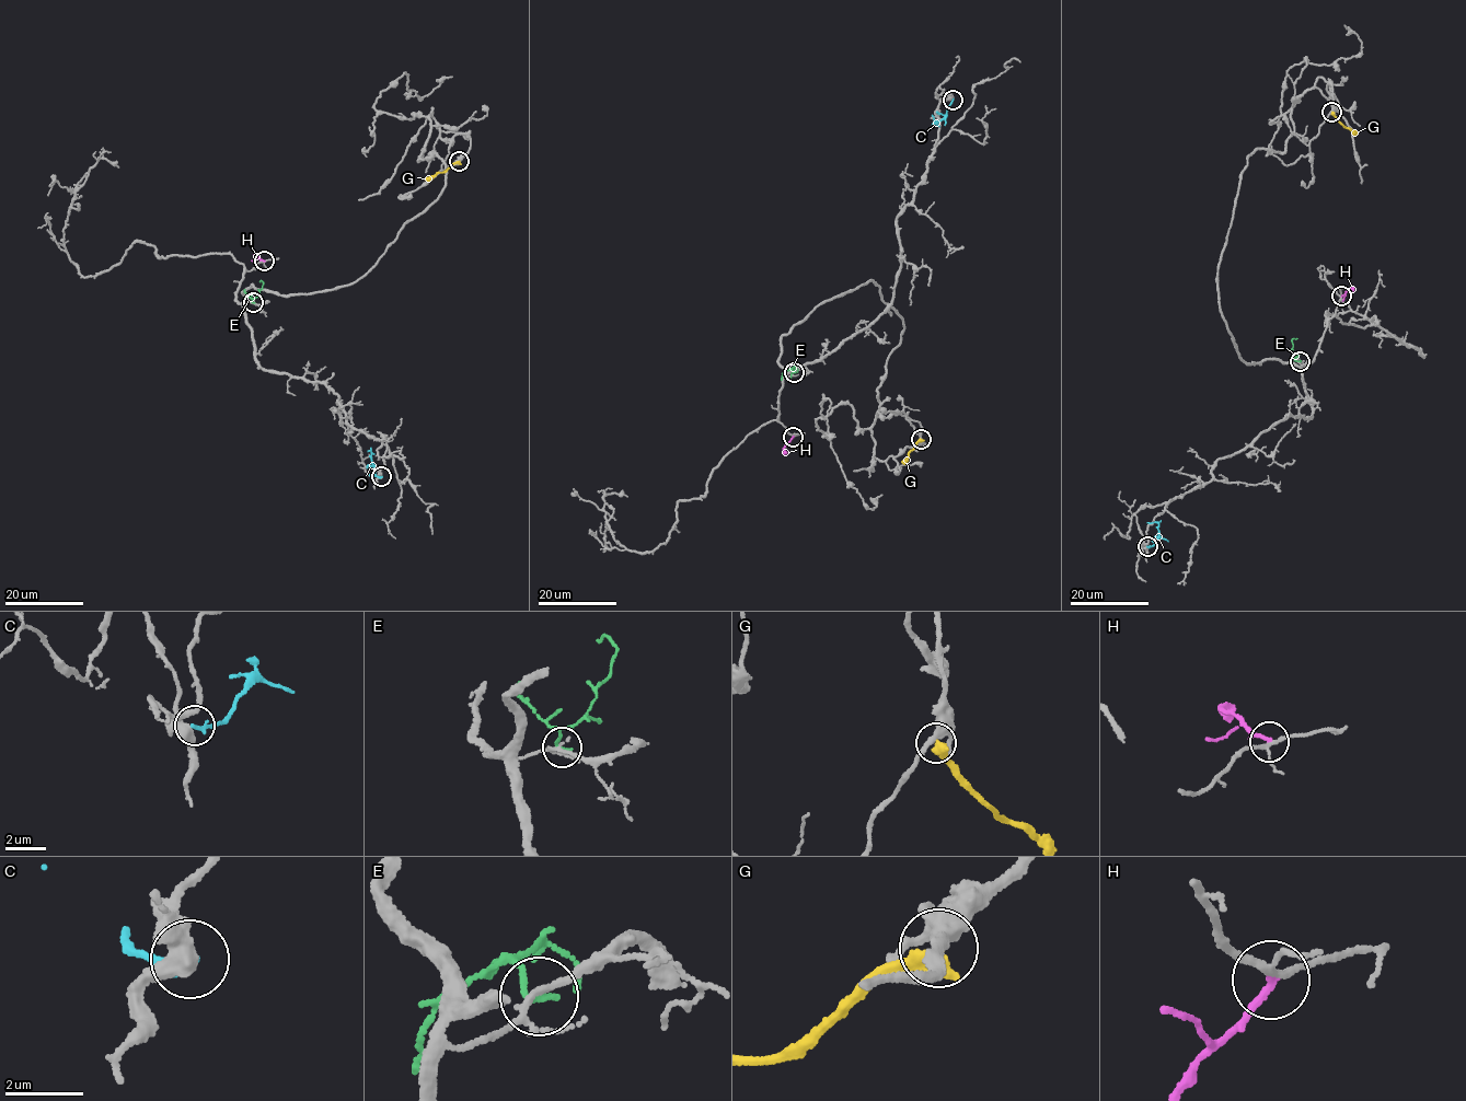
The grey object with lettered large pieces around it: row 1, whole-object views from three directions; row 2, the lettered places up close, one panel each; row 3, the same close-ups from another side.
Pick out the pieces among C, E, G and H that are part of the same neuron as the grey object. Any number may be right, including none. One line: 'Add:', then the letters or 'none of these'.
Add: H

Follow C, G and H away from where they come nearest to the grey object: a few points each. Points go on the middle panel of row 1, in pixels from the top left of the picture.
C: (953, 100), (944, 118), (936, 124), (932, 115)
G: (921, 440), (902, 462)
H: (793, 437), (783, 454)

